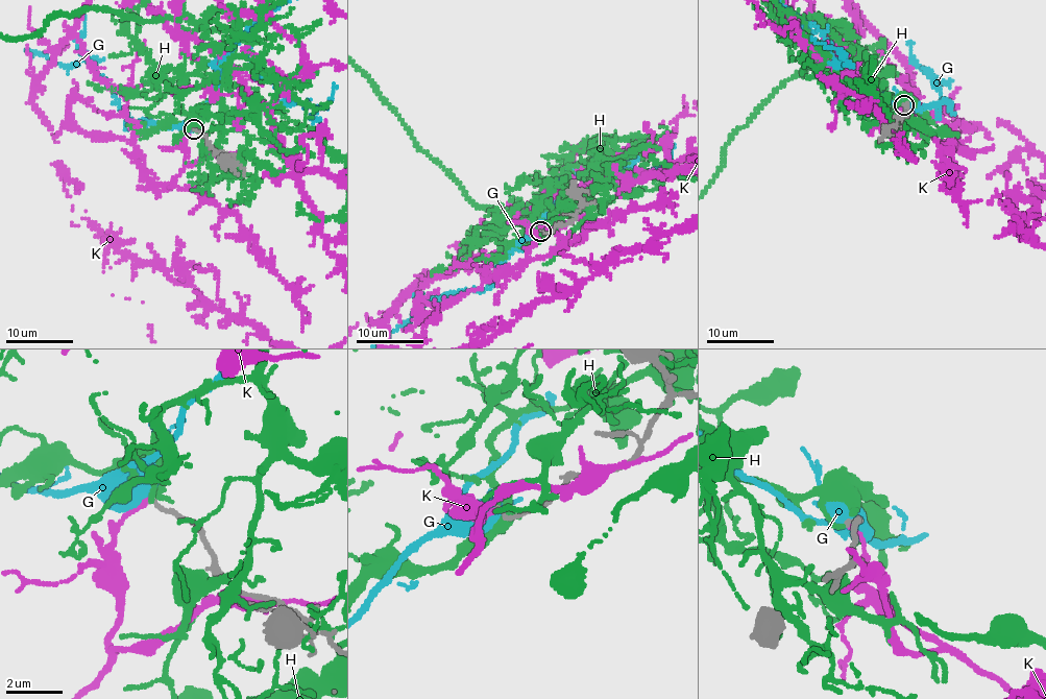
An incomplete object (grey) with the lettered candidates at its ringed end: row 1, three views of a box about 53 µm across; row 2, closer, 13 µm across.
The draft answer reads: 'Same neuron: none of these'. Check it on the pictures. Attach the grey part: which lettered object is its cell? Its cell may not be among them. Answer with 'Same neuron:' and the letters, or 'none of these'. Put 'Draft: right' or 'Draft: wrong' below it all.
Same neuron: none of these
Draft: right

